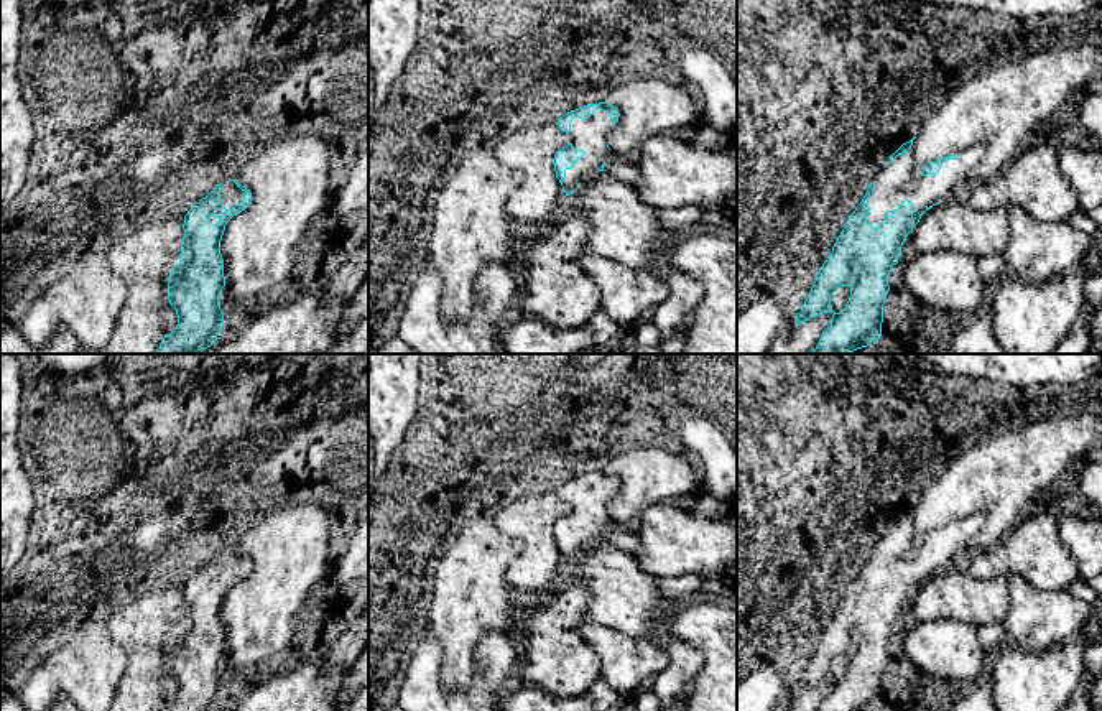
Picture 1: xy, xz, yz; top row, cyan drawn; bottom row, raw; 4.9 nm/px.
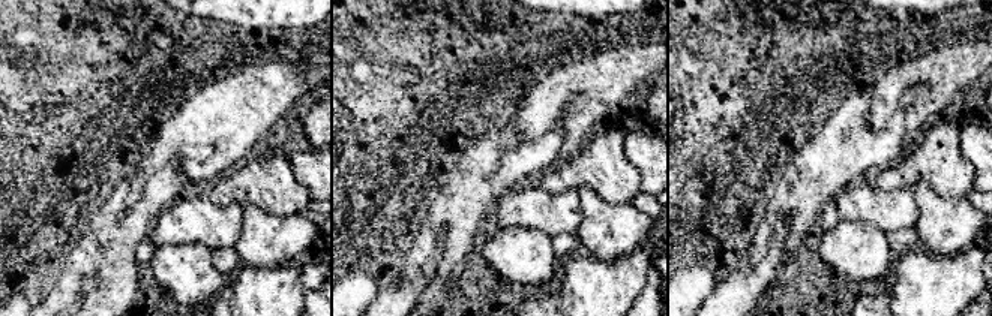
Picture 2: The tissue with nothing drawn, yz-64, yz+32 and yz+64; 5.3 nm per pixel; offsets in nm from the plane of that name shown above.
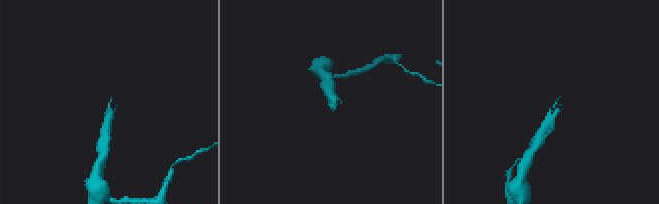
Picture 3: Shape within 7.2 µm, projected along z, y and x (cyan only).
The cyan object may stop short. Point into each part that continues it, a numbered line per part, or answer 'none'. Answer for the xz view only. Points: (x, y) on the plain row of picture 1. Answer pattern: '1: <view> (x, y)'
1: xz (591, 504)

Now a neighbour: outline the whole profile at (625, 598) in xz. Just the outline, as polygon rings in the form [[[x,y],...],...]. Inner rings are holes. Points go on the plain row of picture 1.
[[[604,540],[586,545],[567,566],[579,578],[577,586],[592,596],[584,624],[648,639],[676,604],[658,589],[656,576],[638,566],[635,555]]]

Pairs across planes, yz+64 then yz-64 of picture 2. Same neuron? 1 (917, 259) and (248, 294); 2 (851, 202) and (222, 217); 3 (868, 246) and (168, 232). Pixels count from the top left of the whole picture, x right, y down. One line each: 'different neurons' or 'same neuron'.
1: same neuron
2: same neuron
3: different neurons

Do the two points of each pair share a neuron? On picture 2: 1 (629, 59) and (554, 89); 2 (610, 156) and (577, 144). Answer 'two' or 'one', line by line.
1: one
2: two

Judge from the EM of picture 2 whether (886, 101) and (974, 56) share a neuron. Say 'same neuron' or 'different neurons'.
same neuron

